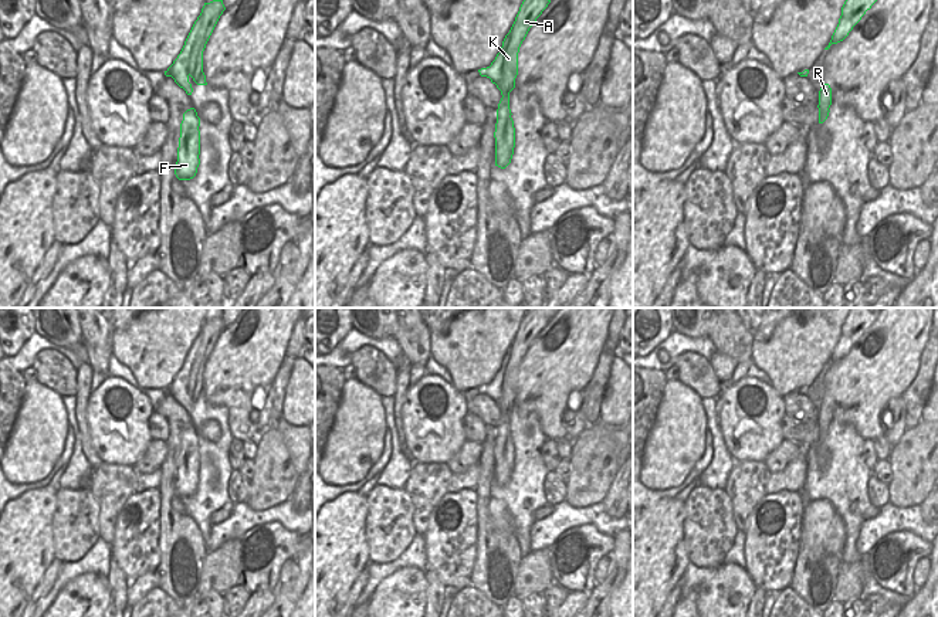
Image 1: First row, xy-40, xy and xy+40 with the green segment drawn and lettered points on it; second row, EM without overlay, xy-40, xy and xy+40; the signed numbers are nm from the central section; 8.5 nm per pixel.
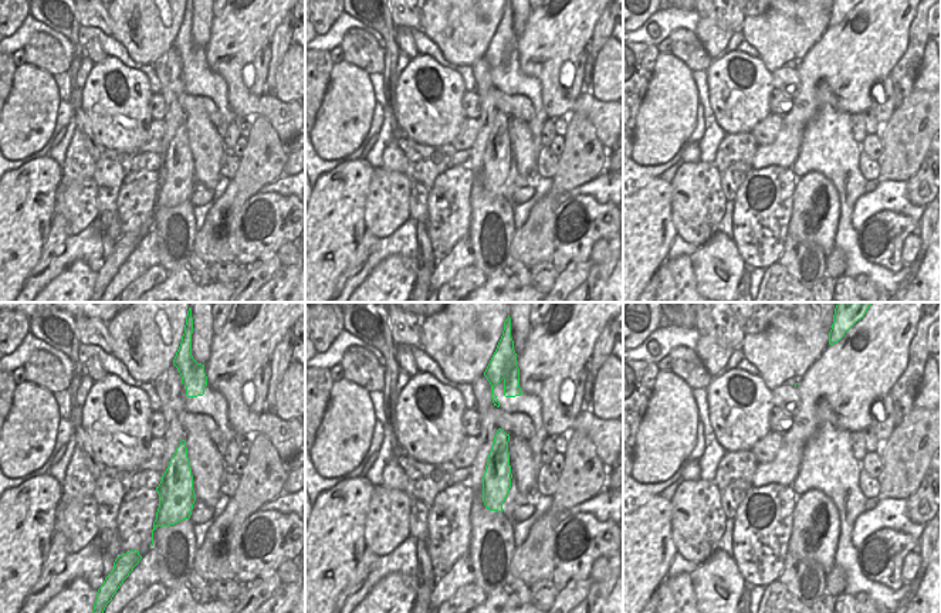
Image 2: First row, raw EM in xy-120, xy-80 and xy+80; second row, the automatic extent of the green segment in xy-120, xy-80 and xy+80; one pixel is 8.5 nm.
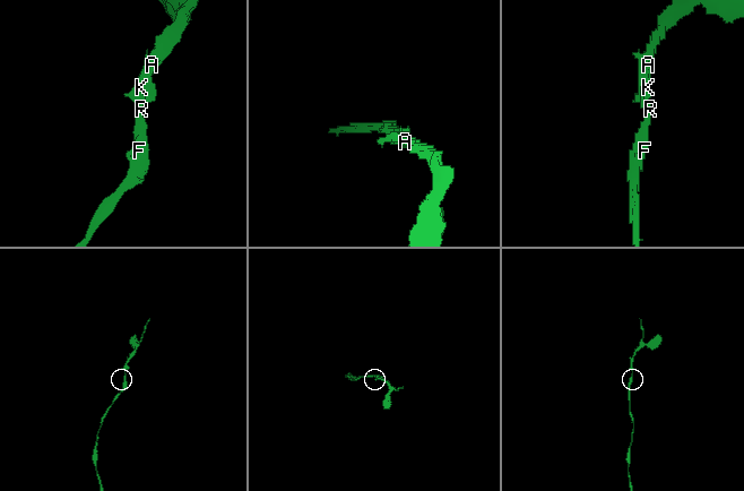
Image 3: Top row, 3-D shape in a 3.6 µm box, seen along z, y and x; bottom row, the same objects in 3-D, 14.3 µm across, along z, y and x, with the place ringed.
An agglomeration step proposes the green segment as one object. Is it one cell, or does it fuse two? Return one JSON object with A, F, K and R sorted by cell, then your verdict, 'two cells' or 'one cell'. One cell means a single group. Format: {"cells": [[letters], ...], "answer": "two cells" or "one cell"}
{"cells": [["A", "F", "K", "R"]], "answer": "one cell"}

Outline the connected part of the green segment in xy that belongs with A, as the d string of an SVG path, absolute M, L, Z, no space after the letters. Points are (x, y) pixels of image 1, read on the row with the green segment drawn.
M524 0L515 21L502 41L502 47L490 67L478 70L501 91L495 123L495 166L505 169L515 148L515 128L509 109L509 92L515 88L518 75L518 52L529 28L548 7L551 0Z

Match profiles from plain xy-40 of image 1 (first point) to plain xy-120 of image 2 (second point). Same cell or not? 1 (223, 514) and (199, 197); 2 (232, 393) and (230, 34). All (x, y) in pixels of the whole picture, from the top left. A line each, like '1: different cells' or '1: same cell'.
1: same cell
2: same cell

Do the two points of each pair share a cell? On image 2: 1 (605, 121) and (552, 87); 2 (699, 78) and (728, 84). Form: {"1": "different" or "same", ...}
{"1": "same", "2": "different"}

